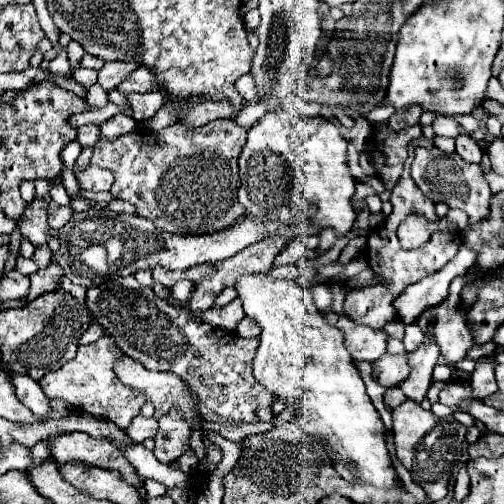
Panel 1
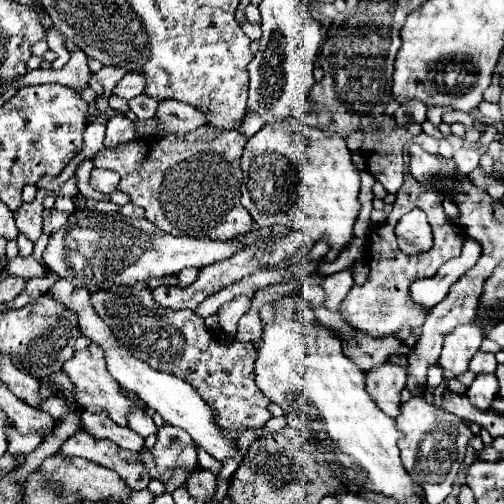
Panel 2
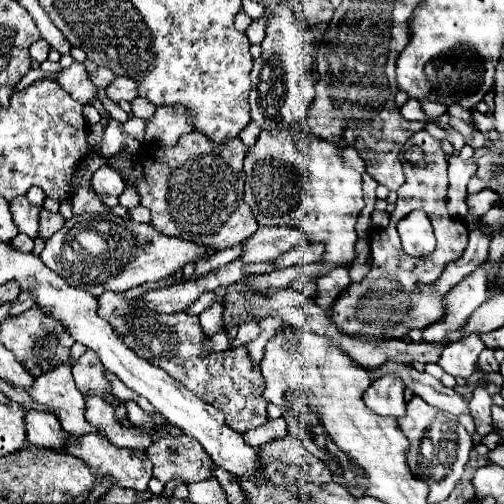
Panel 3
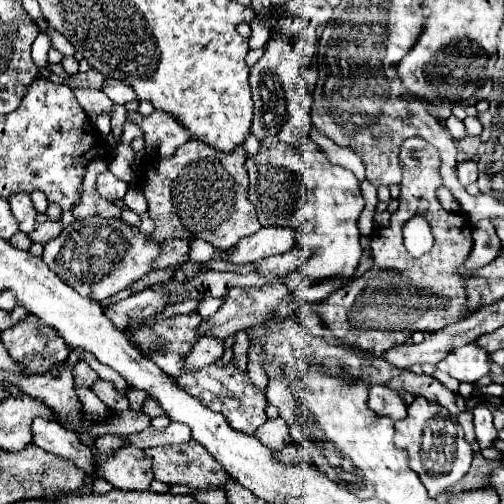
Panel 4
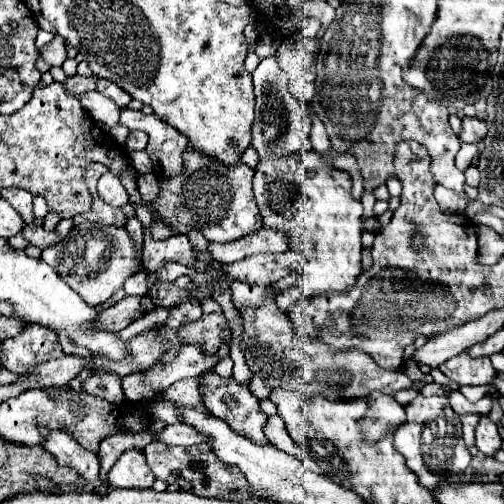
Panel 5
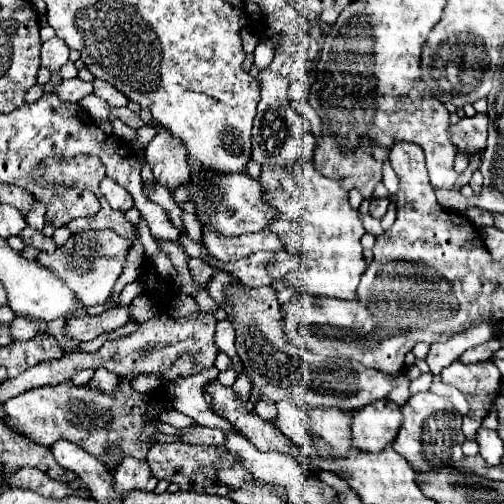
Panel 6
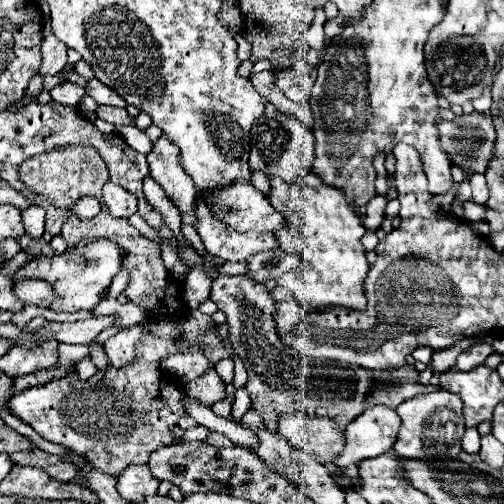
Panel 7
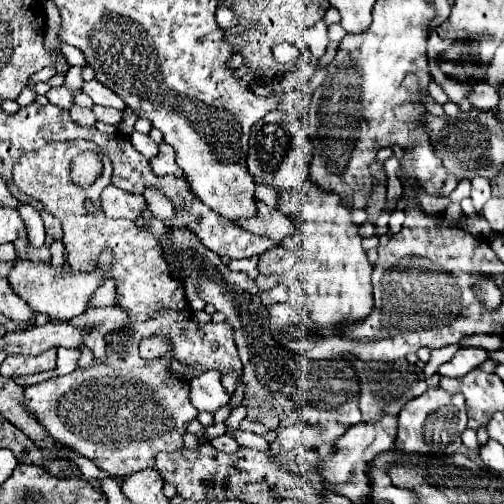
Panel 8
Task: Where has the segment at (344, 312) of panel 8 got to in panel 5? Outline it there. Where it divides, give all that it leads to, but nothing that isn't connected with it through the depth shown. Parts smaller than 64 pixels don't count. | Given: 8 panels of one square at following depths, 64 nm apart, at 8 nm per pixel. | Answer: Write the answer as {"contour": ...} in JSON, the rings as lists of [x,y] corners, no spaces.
{"contour":[[[306,152],[302,156],[284,156],[280,160],[260,160],[258,168],[256,168],[256,174],[254,174],[254,198],[258,202],[258,208],[262,212],[262,218],[264,218],[264,228],[272,228],[272,230],[278,230],[278,232],[284,232],[289,239],[289,249],[296,254],[302,256],[302,266],[298,268],[298,280],[296,280],[296,286],[300,288],[300,292],[344,292],[346,288],[350,288],[356,278],[362,274],[362,264],[360,264],[360,256],[362,256],[362,244],[360,244],[360,236],[362,236],[362,204],[356,202],[350,194],[350,188],[352,188],[352,178],[346,174],[346,172],[340,172],[340,170],[332,170],[328,168],[324,162],[322,162],[322,156],[318,152]]]}

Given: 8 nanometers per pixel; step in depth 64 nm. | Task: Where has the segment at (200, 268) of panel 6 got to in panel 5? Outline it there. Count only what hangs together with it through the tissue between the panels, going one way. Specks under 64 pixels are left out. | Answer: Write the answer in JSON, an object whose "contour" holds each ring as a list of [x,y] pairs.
{"contour":[[[150,228],[146,232],[148,236],[143,236],[143,257],[144,267],[155,272],[163,265],[173,262],[184,264],[188,268],[194,268],[196,258],[192,256],[192,246],[184,234],[172,236],[166,240],[154,241],[150,236]]]}

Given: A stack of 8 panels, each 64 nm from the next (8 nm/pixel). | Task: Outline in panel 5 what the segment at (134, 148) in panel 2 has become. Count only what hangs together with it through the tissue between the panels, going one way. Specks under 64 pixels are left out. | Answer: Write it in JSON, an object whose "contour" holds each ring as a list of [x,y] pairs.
{"contour":[[[192,150],[184,152],[184,162],[184,174],[172,180],[160,180],[160,198],[152,202],[158,216],[176,234],[200,230],[210,242],[230,242],[262,228],[262,216],[252,194],[254,172],[244,162],[224,166]]]}

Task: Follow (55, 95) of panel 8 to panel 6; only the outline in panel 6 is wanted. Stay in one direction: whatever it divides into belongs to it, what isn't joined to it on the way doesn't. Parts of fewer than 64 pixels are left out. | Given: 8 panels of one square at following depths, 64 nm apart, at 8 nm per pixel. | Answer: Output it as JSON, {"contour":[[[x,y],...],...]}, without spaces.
{"contour":[[[80,78],[62,80],[60,84],[54,86],[54,94],[64,102],[80,102],[84,96],[92,94],[92,84],[82,82]]]}

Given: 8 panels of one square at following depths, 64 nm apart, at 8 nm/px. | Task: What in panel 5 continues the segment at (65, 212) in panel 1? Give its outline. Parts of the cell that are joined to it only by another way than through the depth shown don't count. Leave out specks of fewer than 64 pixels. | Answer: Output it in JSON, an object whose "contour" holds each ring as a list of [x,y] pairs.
{"contour":[[[38,222],[26,224],[24,230],[22,230],[22,236],[28,240],[28,244],[38,246],[38,248],[48,248],[48,246],[52,246],[52,244],[56,244],[60,240],[58,234],[56,234],[56,230],[46,232],[42,228],[42,224],[38,224]]]}

